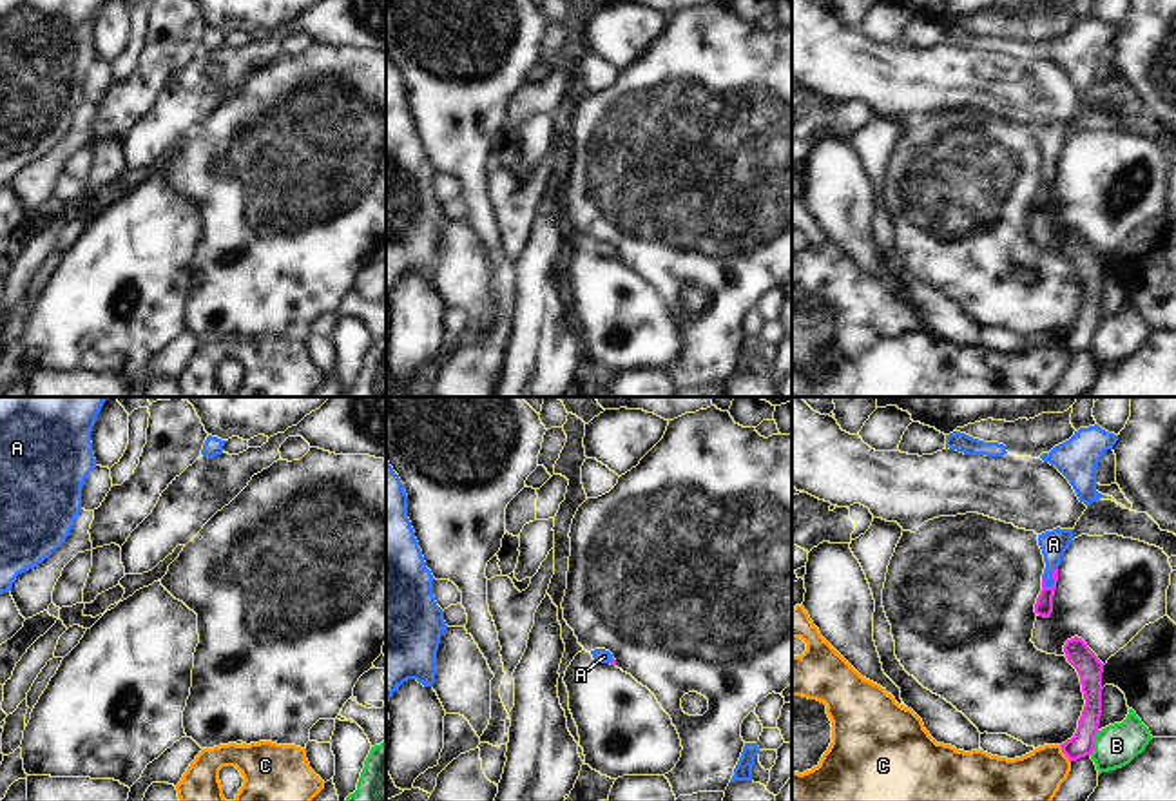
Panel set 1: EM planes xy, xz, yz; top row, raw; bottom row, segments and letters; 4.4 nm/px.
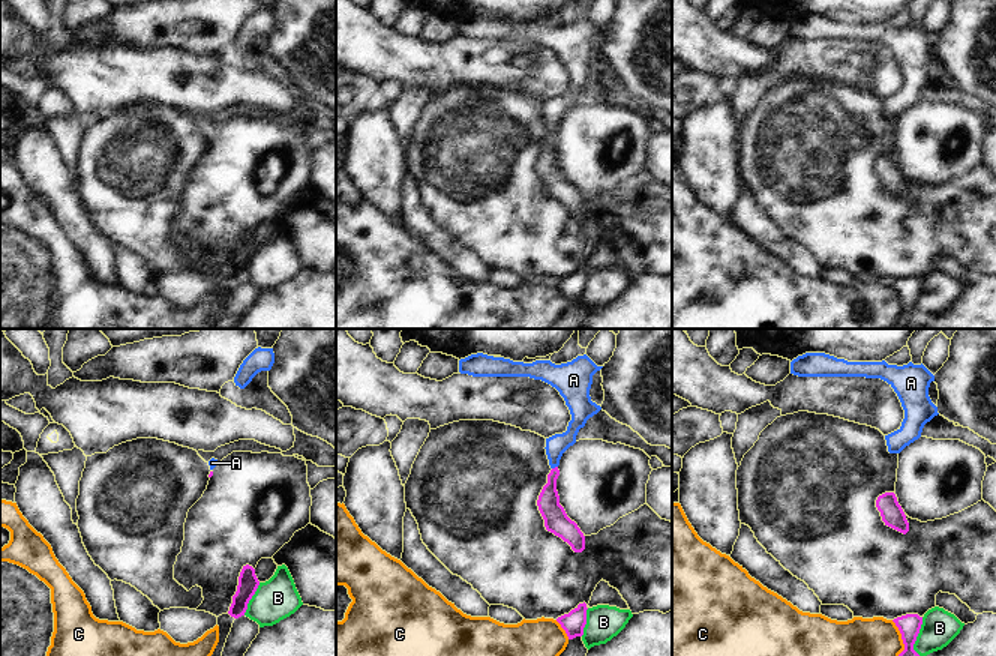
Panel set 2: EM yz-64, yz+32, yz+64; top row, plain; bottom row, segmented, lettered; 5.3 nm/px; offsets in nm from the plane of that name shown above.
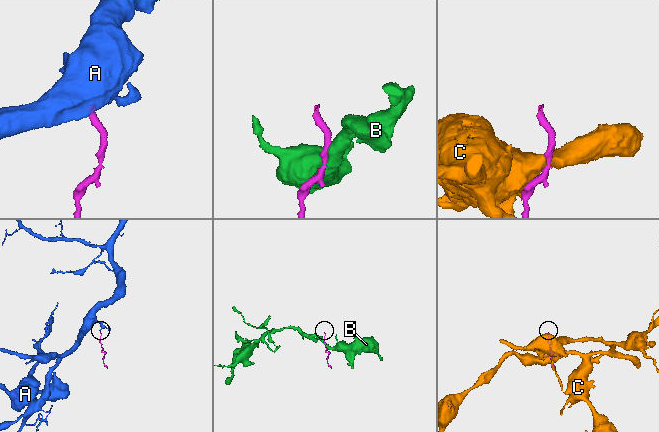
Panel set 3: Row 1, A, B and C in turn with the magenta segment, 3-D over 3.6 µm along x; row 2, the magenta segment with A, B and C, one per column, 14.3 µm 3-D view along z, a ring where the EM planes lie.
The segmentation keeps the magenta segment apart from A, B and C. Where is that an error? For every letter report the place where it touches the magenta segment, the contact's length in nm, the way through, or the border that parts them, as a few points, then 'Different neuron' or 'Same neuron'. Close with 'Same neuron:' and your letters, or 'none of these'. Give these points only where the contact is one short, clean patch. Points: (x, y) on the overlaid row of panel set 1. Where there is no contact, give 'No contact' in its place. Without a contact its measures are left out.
A: Touches magenta at yz (1053, 579). Shared border 120 nm. Path across: yz (1044, 602), (1053, 579), (1053, 544). Same neuron
B: Touches magenta at yz (1093, 743). Shared border 120 nm. Boundary: yz (1098, 731), (1089, 754). Different neuron
C: Touches magenta at yz (1064, 752). Shared border 90 nm. Different neuron
Same neuron: A

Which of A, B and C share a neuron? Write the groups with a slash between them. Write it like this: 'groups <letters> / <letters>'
groups A / B / C

